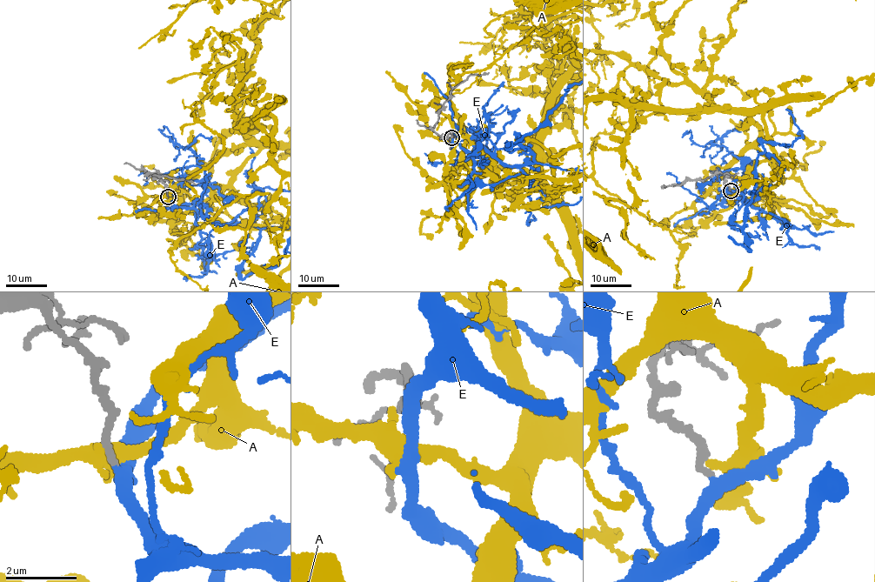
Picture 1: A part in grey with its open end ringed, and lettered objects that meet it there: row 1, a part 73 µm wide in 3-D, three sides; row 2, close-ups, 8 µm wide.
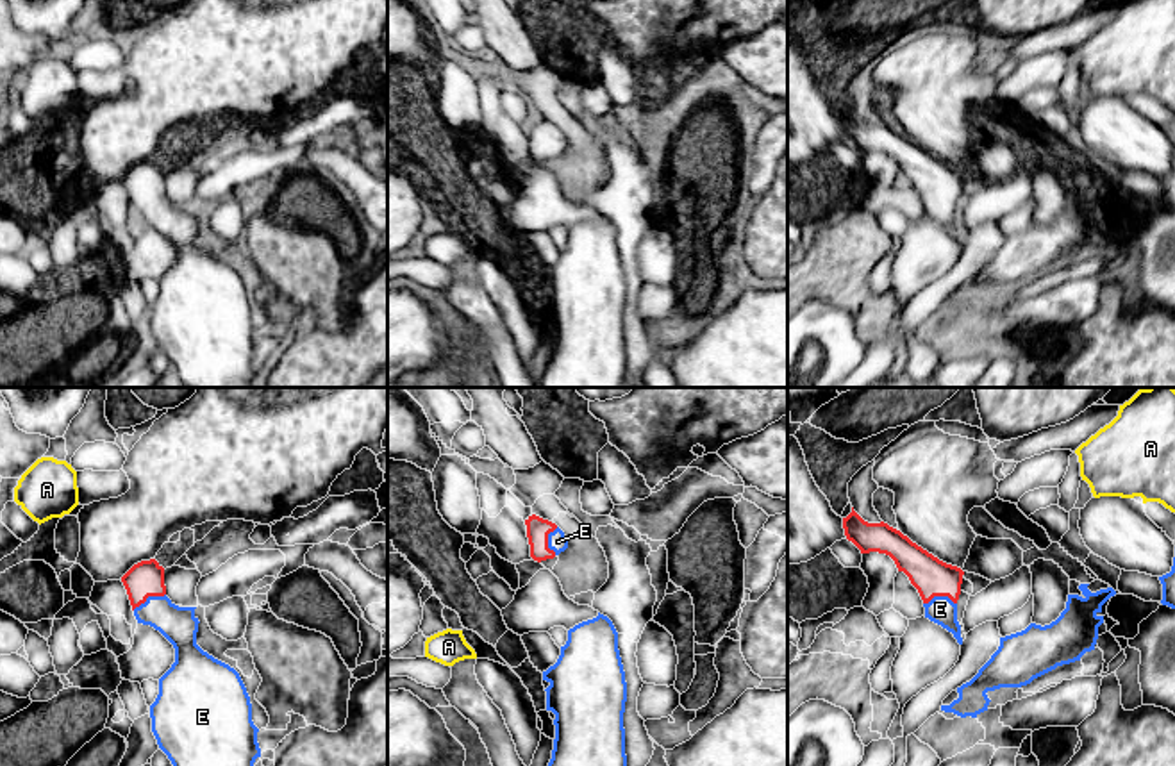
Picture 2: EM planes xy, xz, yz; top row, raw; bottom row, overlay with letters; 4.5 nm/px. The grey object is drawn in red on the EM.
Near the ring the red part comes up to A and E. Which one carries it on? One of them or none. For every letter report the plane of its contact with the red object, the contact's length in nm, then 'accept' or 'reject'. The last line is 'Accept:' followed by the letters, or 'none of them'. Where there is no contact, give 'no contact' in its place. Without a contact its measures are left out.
A: no contact | reject
E: xy | 170 nm | accept
Accept: E

